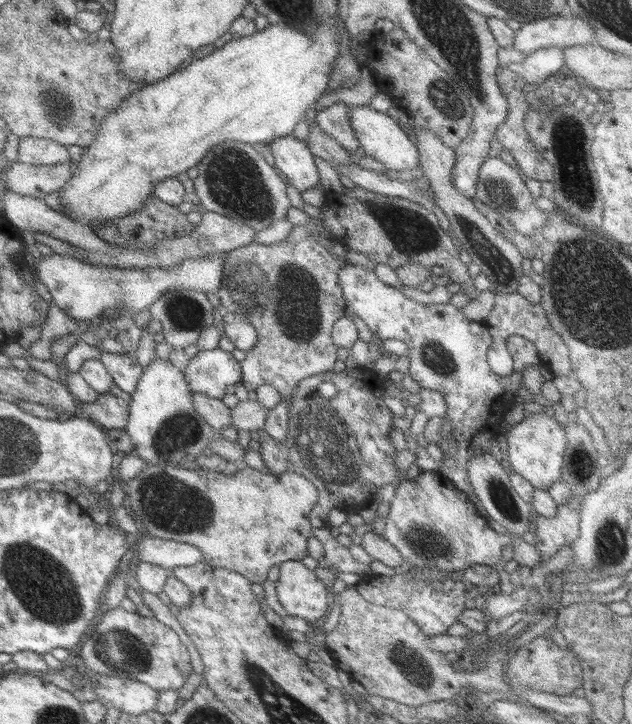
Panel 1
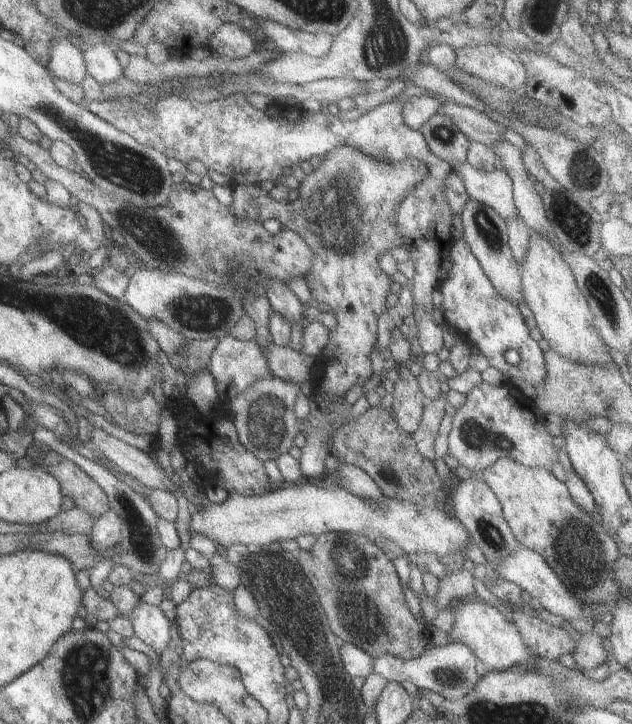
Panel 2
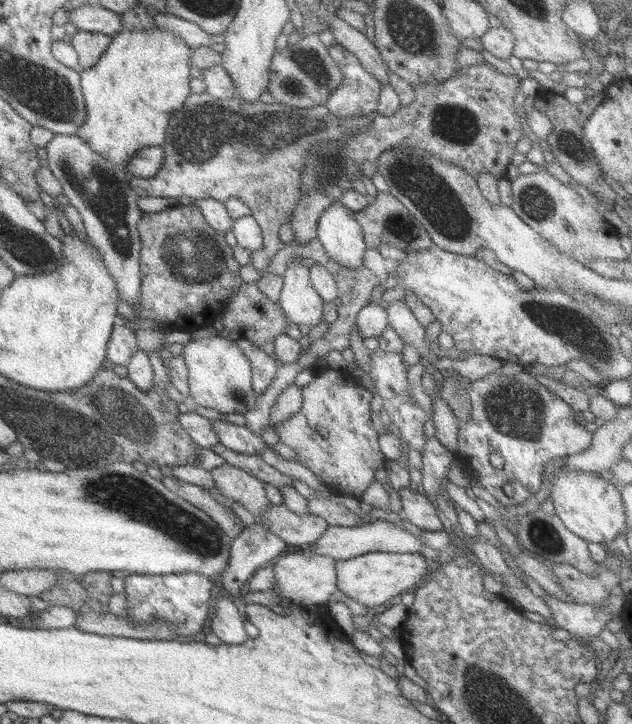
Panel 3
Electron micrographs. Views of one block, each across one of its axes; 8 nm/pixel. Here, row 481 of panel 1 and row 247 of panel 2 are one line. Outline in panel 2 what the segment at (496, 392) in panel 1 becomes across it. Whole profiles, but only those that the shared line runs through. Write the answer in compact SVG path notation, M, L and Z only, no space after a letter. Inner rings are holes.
M463 239L454 240L454 244L449 248L449 260L449 274L438 288L444 298L444 324L458 330L458 335L464 336L465 343L478 348L488 359L490 366L504 374L506 382L522 379L539 391L547 378L545 353L538 342L530 337L528 326L517 304L501 296L496 288L492 287ZM509 349L520 355L520 362L516 366L505 360L504 354Z

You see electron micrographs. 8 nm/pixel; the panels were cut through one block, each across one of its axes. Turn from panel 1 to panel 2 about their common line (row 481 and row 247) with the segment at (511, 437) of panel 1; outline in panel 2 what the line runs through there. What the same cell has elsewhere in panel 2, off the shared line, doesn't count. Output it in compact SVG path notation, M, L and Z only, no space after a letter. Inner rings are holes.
M530 230L528 247L518 264L522 295L550 349L569 360L581 363L614 363L612 356L606 351L611 343L604 342L594 327L586 297L576 285L572 270L564 261L559 248L545 235Z

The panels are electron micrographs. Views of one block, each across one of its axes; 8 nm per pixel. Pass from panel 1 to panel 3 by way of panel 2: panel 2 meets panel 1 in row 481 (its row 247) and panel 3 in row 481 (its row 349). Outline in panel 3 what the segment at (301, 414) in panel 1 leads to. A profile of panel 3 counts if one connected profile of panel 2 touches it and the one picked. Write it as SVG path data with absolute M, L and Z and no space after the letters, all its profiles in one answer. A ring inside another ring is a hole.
M327 367L317 370L308 386L301 388L301 393L303 401L300 410L274 425L280 438L279 444L284 443L294 450L298 462L318 475L334 495L360 497L375 480L376 470L386 467L386 458L379 447L379 435L370 416L372 393L361 386L353 374Z

